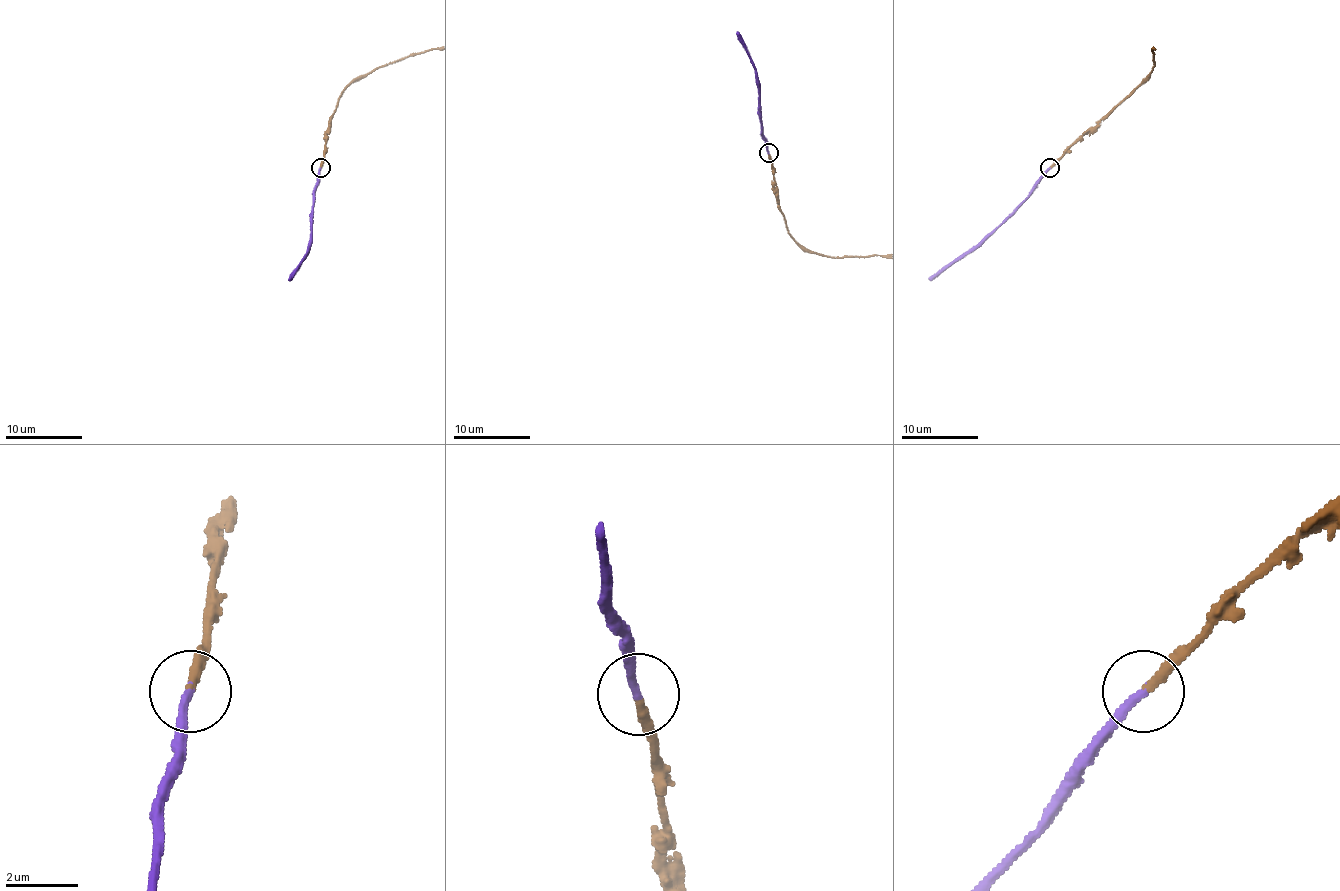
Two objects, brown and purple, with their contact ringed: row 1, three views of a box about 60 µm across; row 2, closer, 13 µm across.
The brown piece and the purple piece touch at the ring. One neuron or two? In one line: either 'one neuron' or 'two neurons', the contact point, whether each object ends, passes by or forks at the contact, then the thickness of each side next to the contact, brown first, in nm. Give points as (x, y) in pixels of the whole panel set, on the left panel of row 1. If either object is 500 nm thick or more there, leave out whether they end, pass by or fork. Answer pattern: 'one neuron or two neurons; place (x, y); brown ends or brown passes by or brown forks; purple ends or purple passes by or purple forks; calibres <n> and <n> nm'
one neuron; place (320, 167); brown ends; purple ends; calibres 260 and 240 nm

